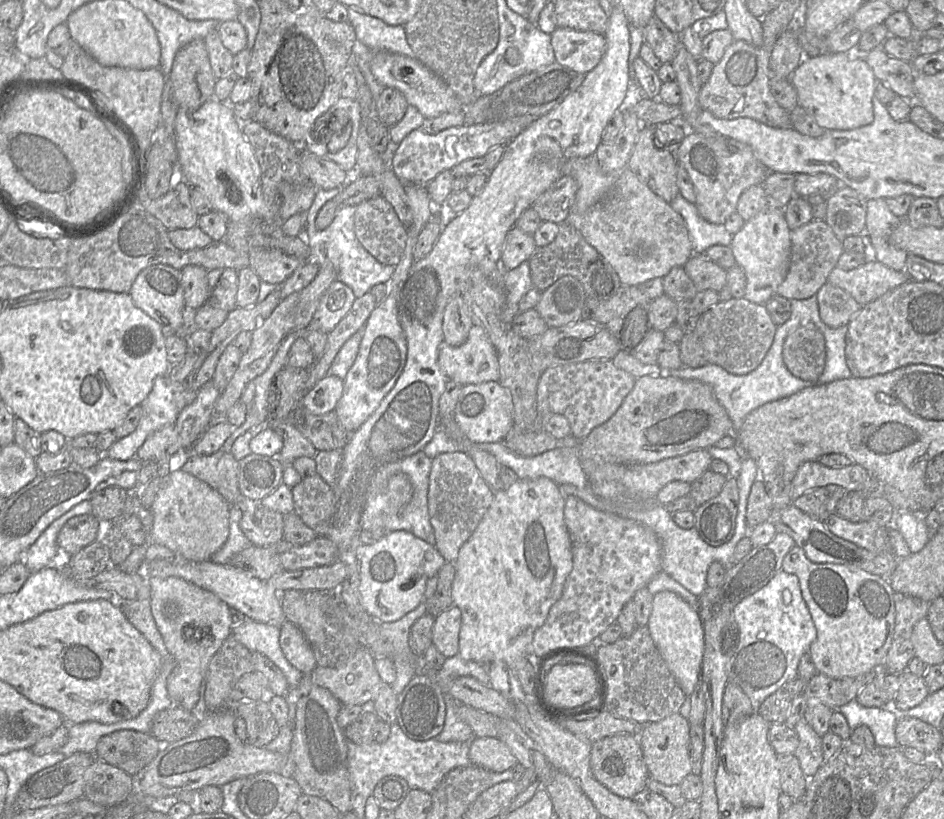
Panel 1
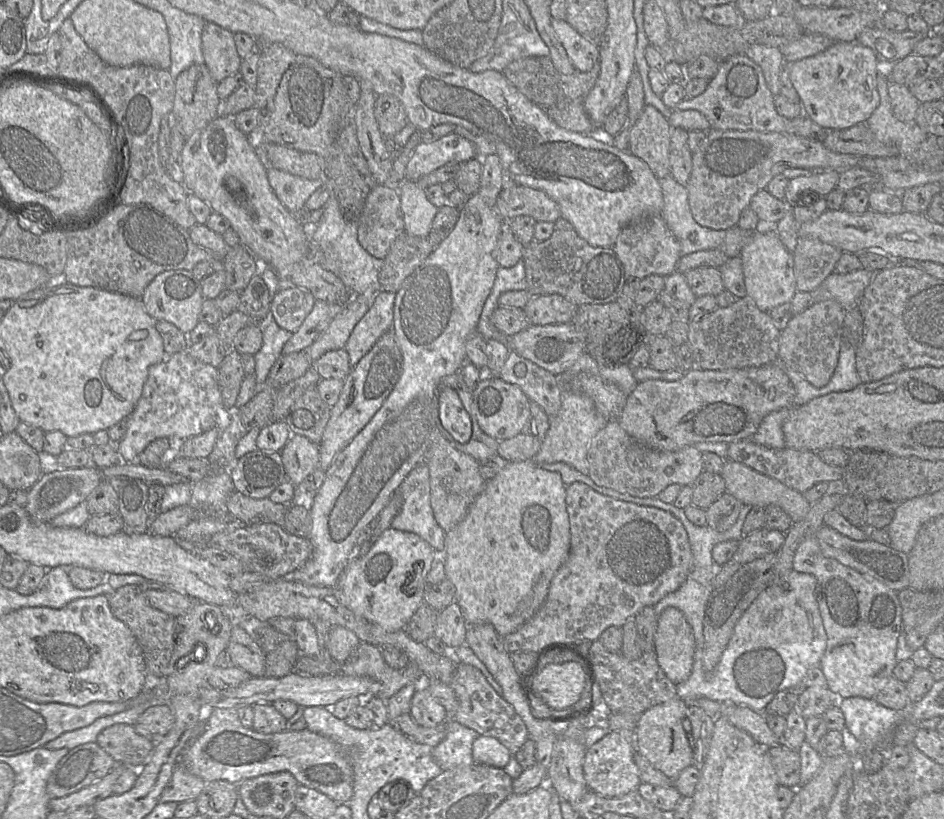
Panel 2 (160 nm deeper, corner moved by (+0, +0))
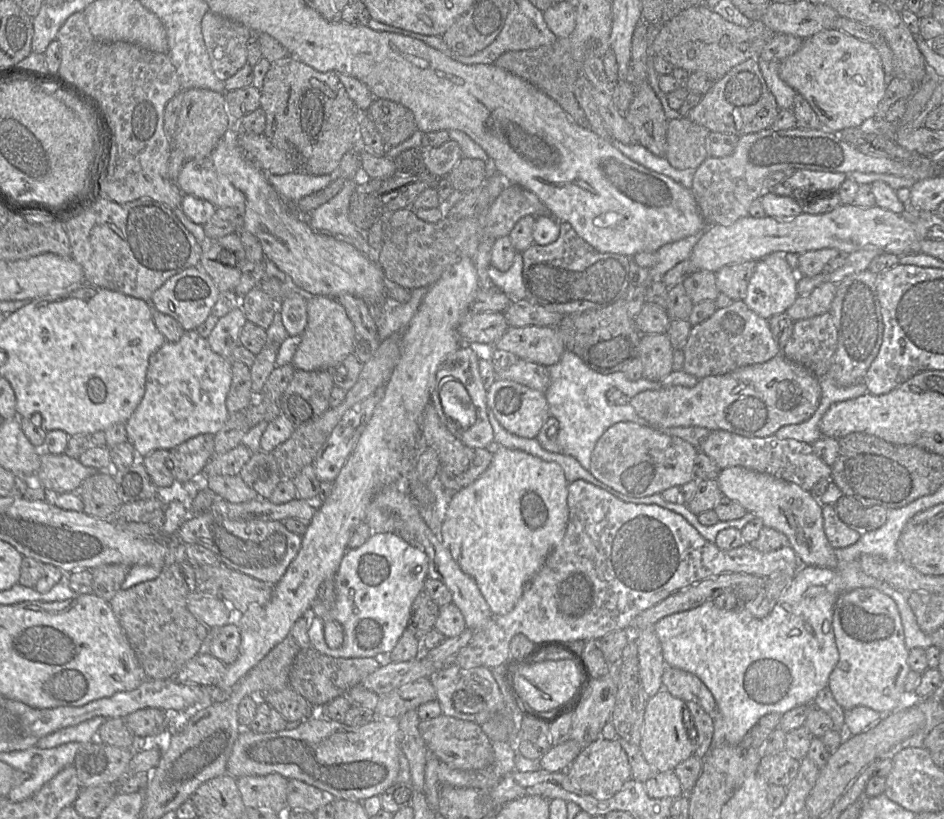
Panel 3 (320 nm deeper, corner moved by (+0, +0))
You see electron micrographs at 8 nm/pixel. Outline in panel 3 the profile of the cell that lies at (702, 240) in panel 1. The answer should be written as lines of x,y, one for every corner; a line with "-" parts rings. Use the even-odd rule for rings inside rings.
705,228
697,234
663,245
657,250
657,263
650,270
651,280
661,278
674,266
689,259
695,244
699,241

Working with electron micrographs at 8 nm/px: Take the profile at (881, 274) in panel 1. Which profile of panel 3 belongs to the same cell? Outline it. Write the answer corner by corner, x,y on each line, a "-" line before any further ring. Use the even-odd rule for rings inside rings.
829,282
823,283
817,286
808,296
798,296
787,309
787,315
793,321
798,321
830,312
837,285

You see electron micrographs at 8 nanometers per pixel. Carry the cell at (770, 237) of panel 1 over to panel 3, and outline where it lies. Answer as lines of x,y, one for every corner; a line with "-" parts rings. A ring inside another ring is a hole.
773,253
757,261
743,300
749,309
766,320
786,312
798,298
799,276
788,265
784,254

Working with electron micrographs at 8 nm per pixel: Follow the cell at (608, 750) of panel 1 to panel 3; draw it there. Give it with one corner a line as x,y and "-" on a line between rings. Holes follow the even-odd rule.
602,737
583,748
563,771
567,772
574,786
598,800
611,798
631,779
628,758
618,739
606,740

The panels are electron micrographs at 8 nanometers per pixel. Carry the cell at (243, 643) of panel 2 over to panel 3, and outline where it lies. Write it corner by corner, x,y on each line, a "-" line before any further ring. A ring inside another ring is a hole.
236,624
209,629
206,651
225,665
235,662
240,653
241,635

